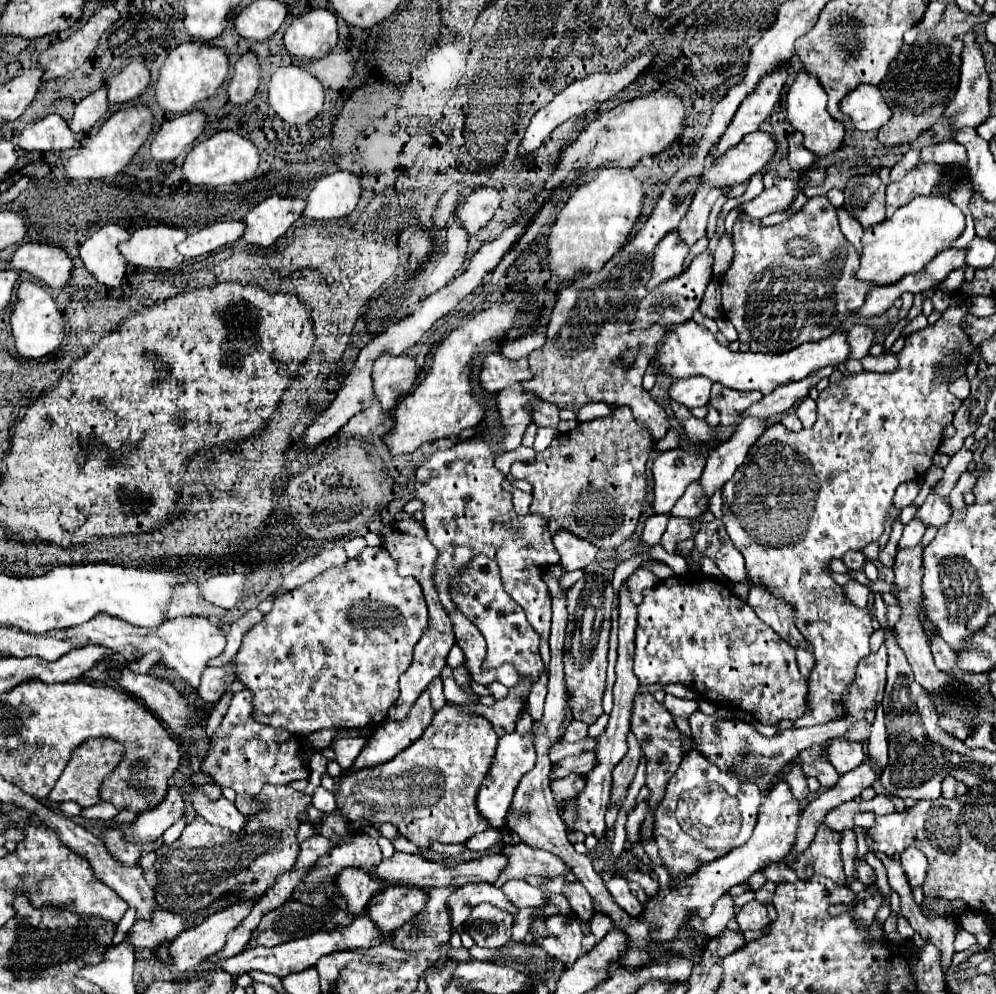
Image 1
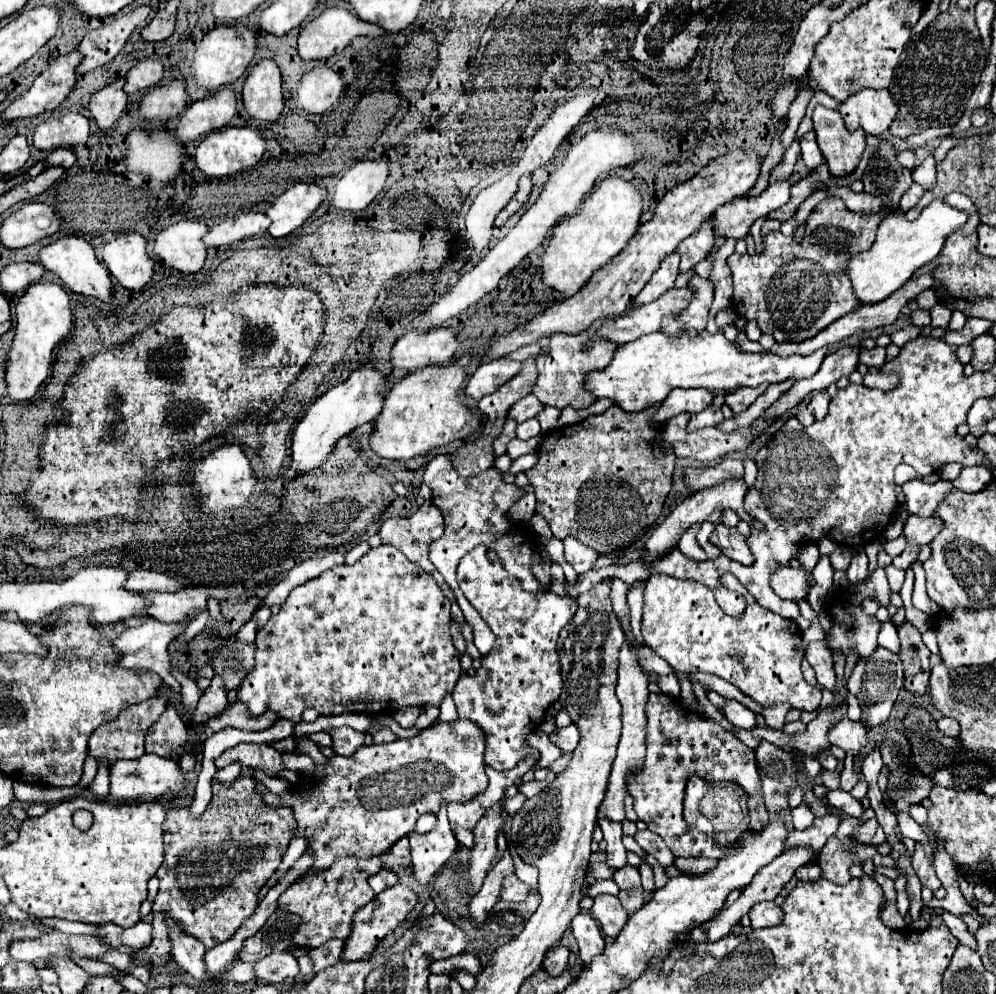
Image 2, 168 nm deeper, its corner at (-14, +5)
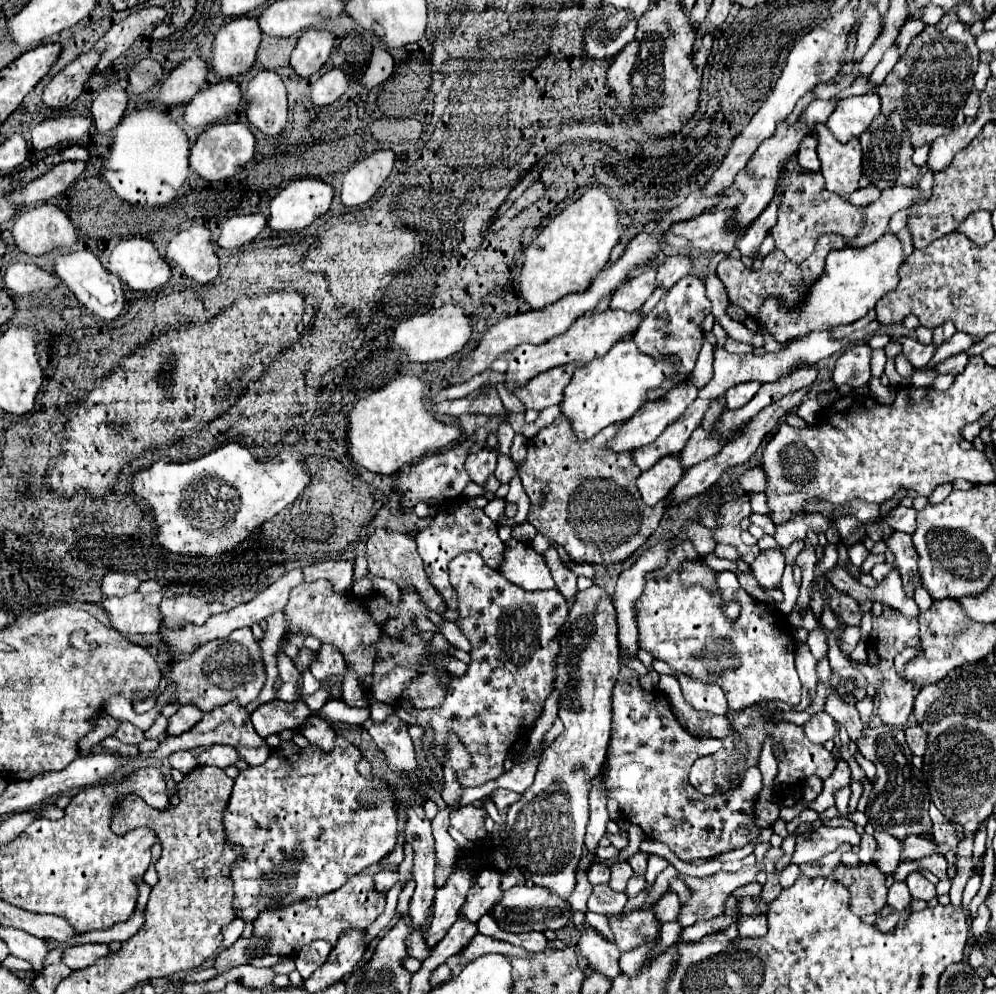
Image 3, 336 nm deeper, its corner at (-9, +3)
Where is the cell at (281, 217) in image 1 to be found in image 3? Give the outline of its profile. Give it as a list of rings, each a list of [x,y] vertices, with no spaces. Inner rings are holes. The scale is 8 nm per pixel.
[[[313,178],[295,180],[271,200],[267,224],[275,232],[303,230],[329,210],[333,194],[333,188],[325,182]]]

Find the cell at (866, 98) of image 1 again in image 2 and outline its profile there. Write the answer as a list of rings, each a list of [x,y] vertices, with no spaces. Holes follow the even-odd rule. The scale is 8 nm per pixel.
[[[862,88],[860,92],[844,100],[838,112],[842,114],[844,124],[850,132],[862,128],[866,134],[868,132],[884,134],[892,124],[892,120],[896,118],[898,110],[888,90]]]

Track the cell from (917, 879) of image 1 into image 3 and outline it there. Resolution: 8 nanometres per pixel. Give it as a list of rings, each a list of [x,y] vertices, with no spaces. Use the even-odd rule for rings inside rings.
[[[911,872],[911,874],[907,876],[907,886],[909,886],[913,898],[931,900],[931,898],[937,896],[935,886],[933,886],[933,884],[923,876],[923,874],[919,874],[919,872]]]

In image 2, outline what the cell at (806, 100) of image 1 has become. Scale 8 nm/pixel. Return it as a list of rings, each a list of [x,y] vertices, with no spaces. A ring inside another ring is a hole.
[[[824,106],[814,108],[812,120],[818,146],[828,164],[828,172],[834,178],[852,174],[860,164],[862,152],[866,148],[867,135],[864,130],[848,132],[842,116],[836,110],[828,110]]]

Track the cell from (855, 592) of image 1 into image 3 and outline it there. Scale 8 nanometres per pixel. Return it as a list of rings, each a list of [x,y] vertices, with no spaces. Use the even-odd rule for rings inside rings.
[[[847,626],[847,630],[843,632],[841,650],[843,650],[843,652],[847,652],[847,654],[851,654],[859,640],[861,640],[861,628],[859,628],[859,626]]]

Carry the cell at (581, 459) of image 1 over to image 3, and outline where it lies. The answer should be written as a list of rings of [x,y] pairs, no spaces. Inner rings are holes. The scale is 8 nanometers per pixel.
[[[559,416],[551,426],[543,428],[537,436],[527,440],[527,458],[519,468],[519,476],[525,488],[525,494],[531,500],[529,522],[537,528],[539,534],[555,540],[565,548],[569,558],[577,562],[589,564],[611,564],[629,558],[659,526],[661,516],[667,508],[667,498],[663,498],[655,506],[647,506],[637,490],[637,478],[641,474],[639,466],[633,462],[633,454],[615,452],[607,448],[607,440],[615,436],[617,424],[601,430],[589,440],[577,438],[573,428],[569,426],[567,416]]]

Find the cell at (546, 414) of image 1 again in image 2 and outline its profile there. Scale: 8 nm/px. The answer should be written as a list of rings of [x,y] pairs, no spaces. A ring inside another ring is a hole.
[[[528,394],[522,400],[518,400],[514,404],[514,408],[510,408],[508,418],[516,420],[516,422],[524,422],[524,420],[536,416],[540,410],[542,410],[542,404],[538,402],[538,398],[534,398],[534,394]]]

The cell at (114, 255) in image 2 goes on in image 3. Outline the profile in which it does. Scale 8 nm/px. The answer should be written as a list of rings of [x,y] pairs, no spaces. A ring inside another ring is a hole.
[[[143,238],[121,240],[109,256],[107,272],[139,292],[151,292],[163,286],[171,276],[169,264],[159,256],[153,244]]]

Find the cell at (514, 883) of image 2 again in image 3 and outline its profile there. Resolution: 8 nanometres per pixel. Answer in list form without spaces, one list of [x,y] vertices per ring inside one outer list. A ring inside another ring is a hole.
[[[495,868],[481,870],[477,884],[471,888],[471,894],[467,894],[467,902],[463,904],[461,914],[465,918],[471,918],[471,922],[477,922],[483,914],[487,914],[501,900],[503,900],[503,888],[501,888],[499,870]]]

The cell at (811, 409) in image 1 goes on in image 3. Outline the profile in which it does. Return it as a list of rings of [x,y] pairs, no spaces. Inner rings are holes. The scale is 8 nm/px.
[[[809,398],[809,400],[803,400],[797,408],[797,414],[807,422],[807,424],[815,424],[819,414],[821,414],[821,406],[819,406],[819,400],[817,398]]]

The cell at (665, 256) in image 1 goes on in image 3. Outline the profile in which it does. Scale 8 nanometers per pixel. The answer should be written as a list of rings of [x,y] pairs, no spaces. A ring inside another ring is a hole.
[[[657,262],[649,264],[649,268],[639,274],[637,278],[631,278],[629,282],[625,282],[613,296],[611,296],[611,308],[621,308],[621,310],[639,310],[645,300],[653,294],[653,290],[657,288],[655,284],[655,276],[657,276]]]

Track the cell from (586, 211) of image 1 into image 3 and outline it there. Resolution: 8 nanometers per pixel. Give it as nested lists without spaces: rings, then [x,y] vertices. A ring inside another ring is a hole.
[[[601,186],[589,188],[529,244],[519,286],[523,300],[529,302],[531,308],[543,308],[575,290],[585,290],[591,278],[609,262],[609,254],[621,238],[621,228],[617,198],[609,196]]]

